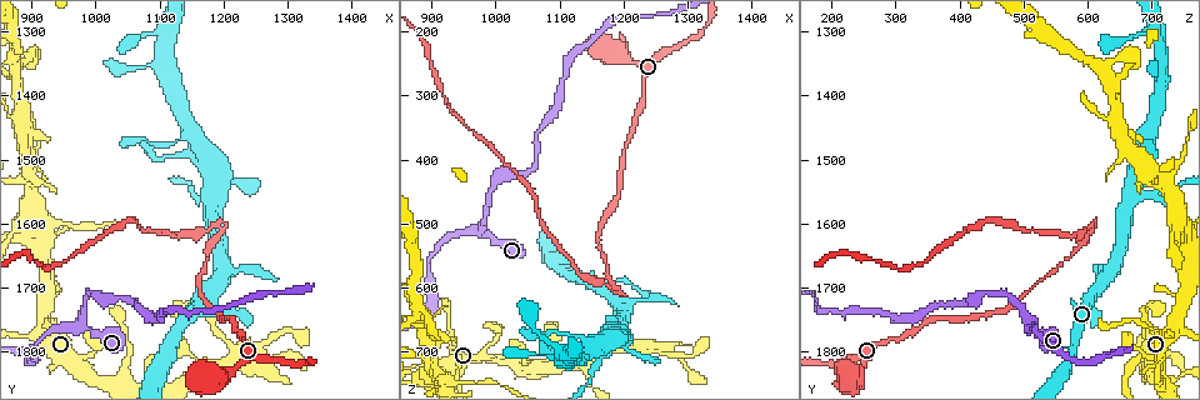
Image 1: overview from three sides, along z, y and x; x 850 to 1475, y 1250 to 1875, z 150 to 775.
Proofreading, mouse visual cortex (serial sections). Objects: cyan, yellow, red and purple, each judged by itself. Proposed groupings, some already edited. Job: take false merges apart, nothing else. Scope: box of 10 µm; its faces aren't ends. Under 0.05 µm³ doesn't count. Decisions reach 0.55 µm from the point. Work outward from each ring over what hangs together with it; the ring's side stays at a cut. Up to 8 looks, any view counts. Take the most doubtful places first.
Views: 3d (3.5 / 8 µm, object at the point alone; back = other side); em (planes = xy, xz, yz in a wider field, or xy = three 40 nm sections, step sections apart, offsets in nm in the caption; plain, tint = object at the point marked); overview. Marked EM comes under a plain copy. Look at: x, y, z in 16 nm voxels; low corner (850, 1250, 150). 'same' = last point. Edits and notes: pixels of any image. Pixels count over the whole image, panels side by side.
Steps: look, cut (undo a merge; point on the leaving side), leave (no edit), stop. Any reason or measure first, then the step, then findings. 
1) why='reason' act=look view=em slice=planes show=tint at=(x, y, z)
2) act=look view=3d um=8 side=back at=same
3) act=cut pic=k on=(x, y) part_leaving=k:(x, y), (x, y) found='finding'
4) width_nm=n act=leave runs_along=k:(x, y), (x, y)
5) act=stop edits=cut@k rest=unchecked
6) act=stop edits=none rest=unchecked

why='thin neck' act=look view=3d um=3.5 at=(1175, 1615, 600)

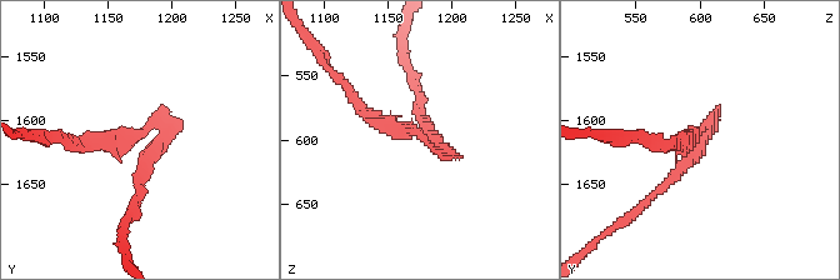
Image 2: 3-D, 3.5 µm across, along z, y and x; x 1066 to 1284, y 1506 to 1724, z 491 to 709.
why='need the tissue' act=look view=em slice=xy step=2 show=tint at=(1180, 1614, 600)

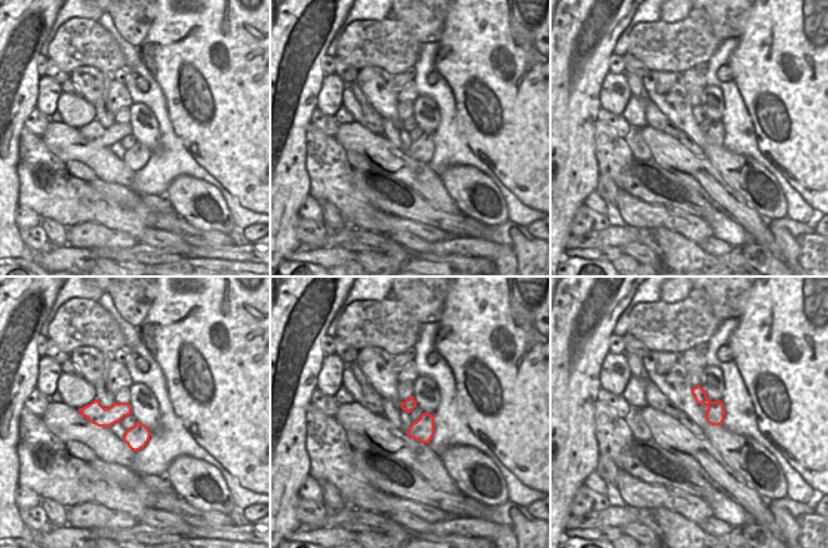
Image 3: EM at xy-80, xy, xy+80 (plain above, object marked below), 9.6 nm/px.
act=cut pic=2 on=(388, 129) found='a second cell is stuck on'

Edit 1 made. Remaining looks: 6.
why='see it whole again' act=look view=overview

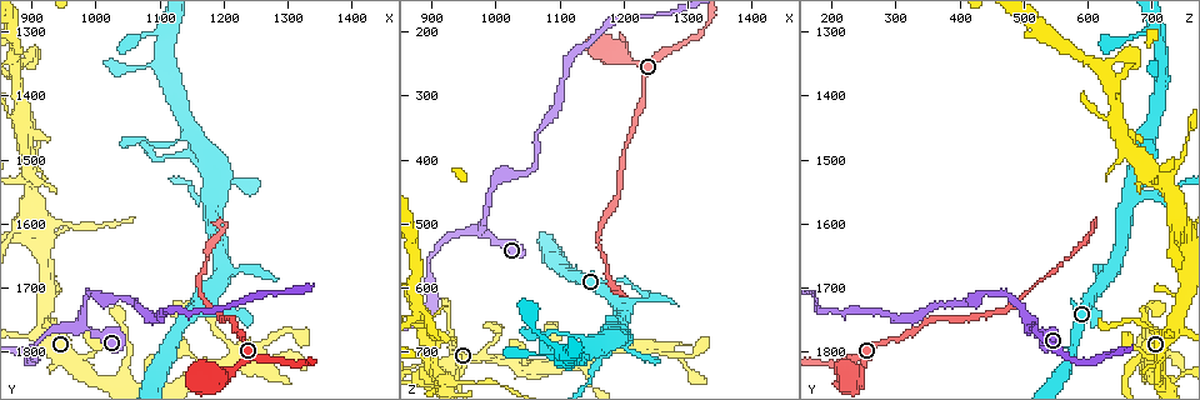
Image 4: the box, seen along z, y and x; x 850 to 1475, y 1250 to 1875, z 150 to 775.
why='thin neck' act=look view=3d um=3.5 at=(975, 1760, 505)

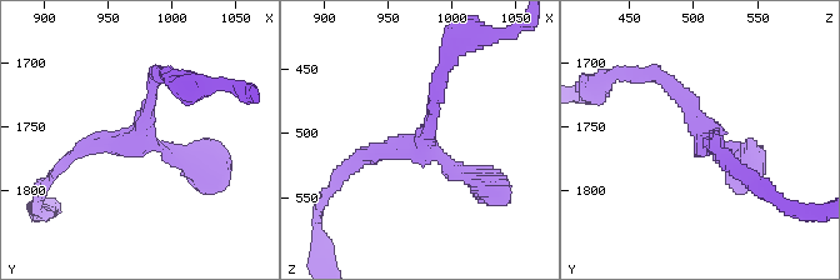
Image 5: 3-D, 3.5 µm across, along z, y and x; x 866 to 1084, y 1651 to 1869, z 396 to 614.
arms=3 arm_widths_nm=150,200,200 act=look view=em slice=xy step=1 show=tint at=(976, 1754, 512)

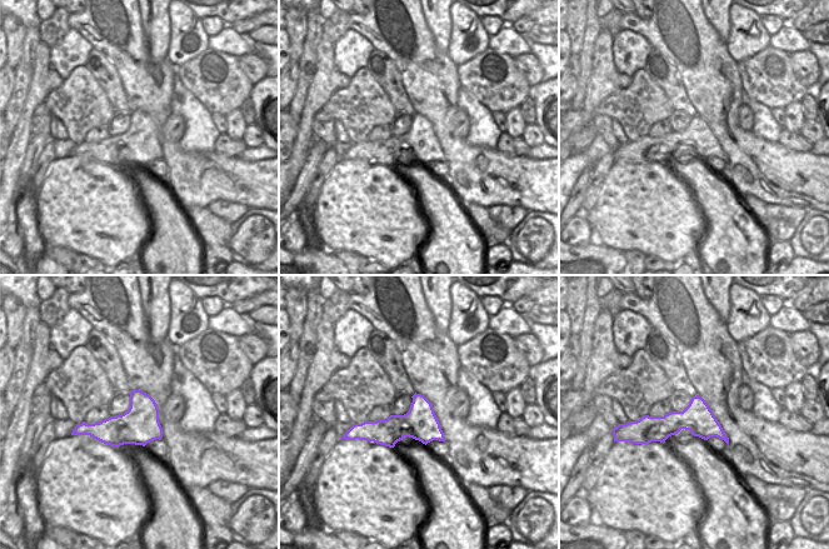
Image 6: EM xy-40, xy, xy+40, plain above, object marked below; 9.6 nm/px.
why='another direction' act=look view=em slice=planes show=tint at=same

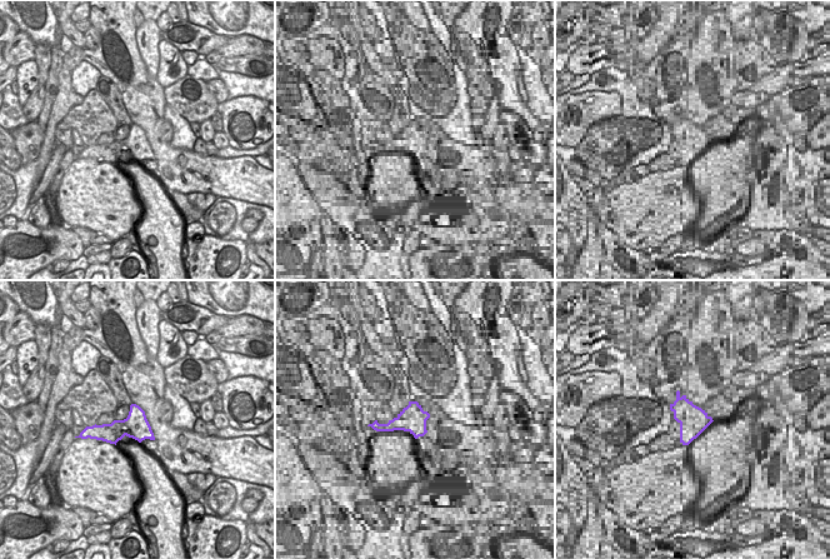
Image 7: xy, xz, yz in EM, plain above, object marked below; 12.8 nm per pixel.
act=leave runs_along=5:(746, 173), (653, 73) found='one cell here'

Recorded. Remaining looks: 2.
why='sharp bend' act=look view=3d um=3.5 at=(890, 1340, 645)

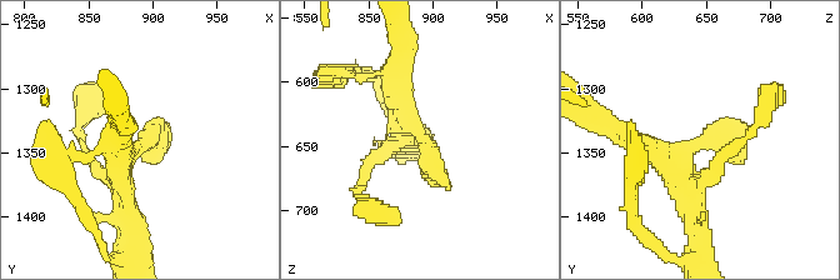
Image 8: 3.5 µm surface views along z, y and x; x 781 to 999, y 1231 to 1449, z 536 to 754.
act=look view=em slice=xy step=5 show=tint at=(892, 1342, 642)

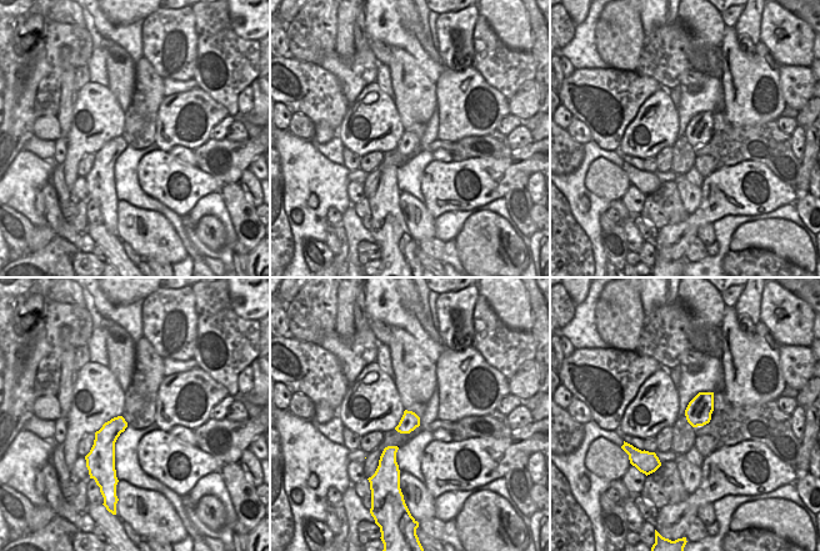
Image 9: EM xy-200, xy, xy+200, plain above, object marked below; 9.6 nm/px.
act=leave runs_along=8:(695, 210), (685, 153), (749, 126) found='one cell here'

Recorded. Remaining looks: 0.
act=stop edits=cut@2 rest=unchecked

